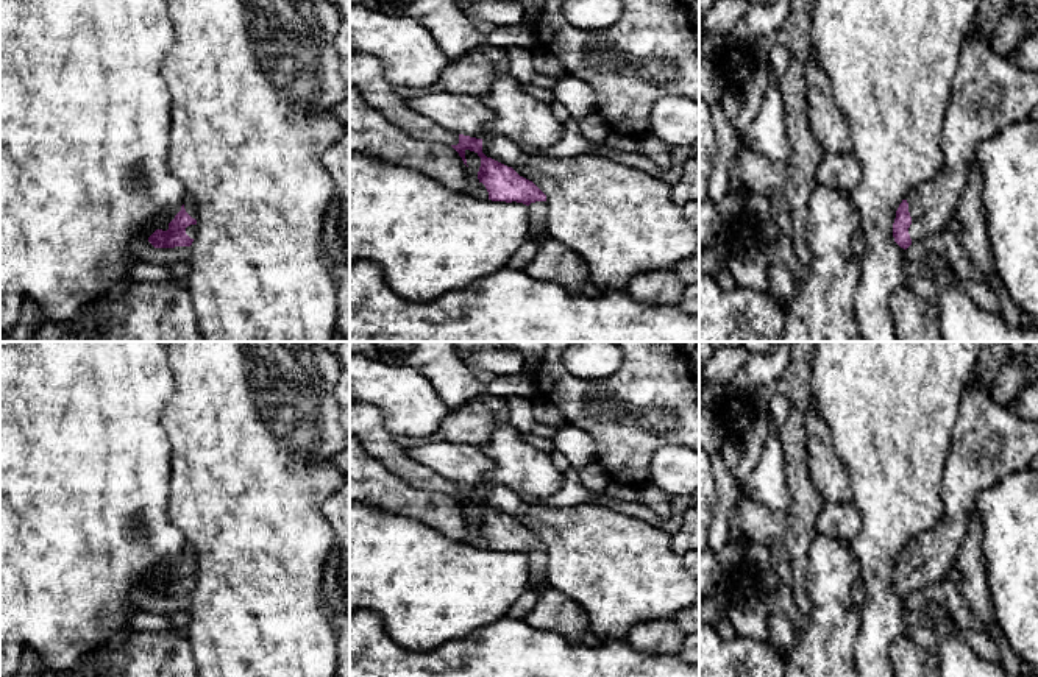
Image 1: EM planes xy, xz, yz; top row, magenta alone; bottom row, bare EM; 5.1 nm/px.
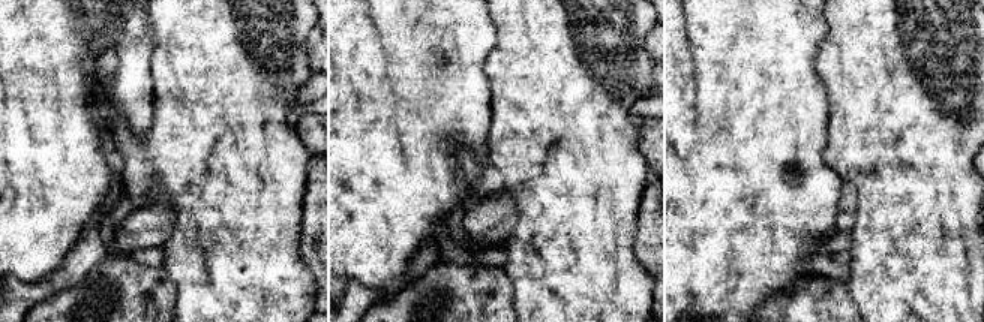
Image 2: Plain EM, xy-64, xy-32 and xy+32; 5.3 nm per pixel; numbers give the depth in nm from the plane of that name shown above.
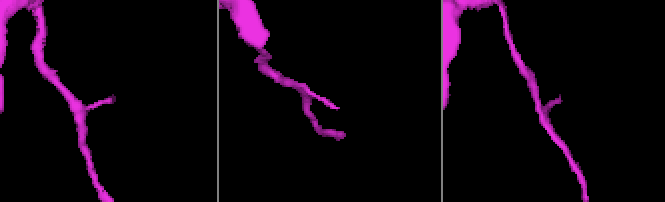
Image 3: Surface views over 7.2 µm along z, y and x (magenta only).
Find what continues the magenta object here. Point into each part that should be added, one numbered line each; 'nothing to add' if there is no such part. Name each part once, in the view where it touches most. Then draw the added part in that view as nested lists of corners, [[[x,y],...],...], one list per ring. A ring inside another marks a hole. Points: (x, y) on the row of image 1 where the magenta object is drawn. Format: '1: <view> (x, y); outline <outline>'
1: yz (988, 94); outline [[[968,36],[965,39],[940,136],[944,165],[933,179],[922,183],[907,197],[912,217],[908,228],[912,242],[946,228],[955,212],[957,200],[968,183],[969,162],[974,159],[976,147],[1004,128],[1029,119],[1036,105],[1038,72],[1016,67],[1010,59],[999,56],[990,47],[990,42],[980,37]]]

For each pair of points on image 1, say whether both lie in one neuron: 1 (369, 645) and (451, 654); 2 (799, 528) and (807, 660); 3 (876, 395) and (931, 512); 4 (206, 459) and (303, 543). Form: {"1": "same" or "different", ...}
{"1": "same", "2": "different", "3": "same", "4": "same"}

